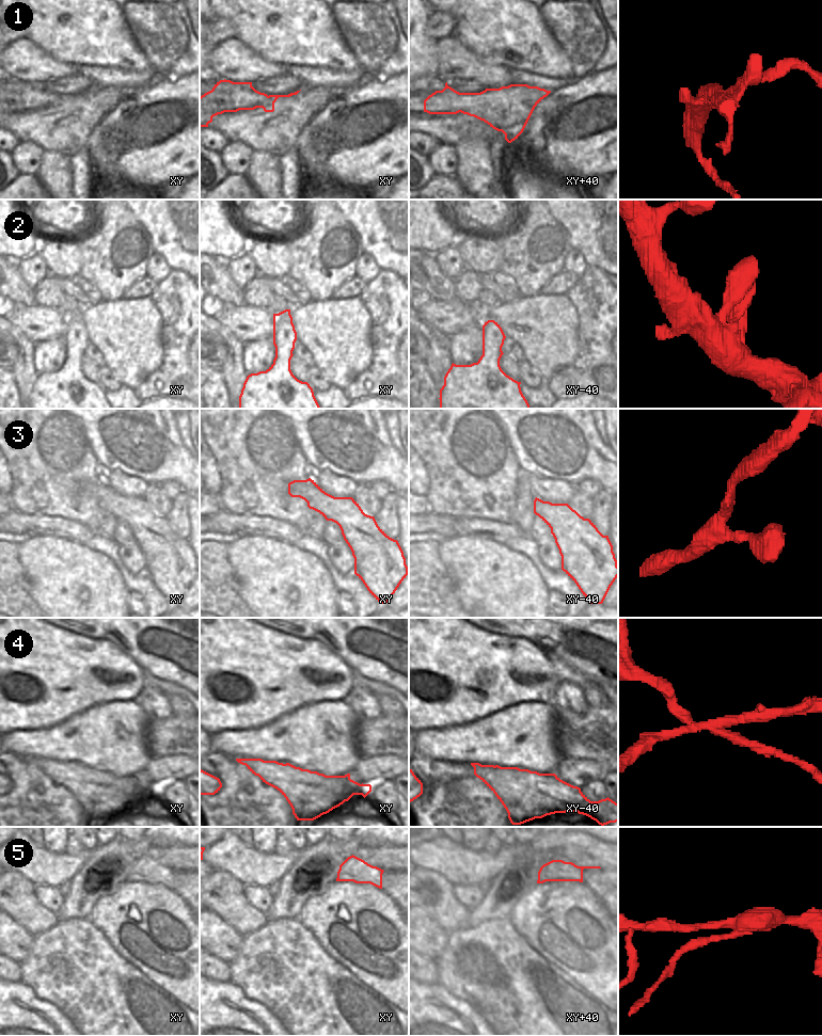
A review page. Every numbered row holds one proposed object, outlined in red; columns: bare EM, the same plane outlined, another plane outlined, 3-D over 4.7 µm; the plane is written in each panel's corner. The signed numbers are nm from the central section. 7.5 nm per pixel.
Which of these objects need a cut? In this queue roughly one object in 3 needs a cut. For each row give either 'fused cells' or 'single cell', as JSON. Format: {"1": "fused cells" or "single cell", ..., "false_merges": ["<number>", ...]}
{"1": "fused cells", "2": "single cell", "3": "single cell", "4": "fused cells", "5": "fused cells", "false_merges": ["1", "4", "5"]}

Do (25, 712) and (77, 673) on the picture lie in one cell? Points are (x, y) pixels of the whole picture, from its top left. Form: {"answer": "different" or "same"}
{"answer": "same"}

